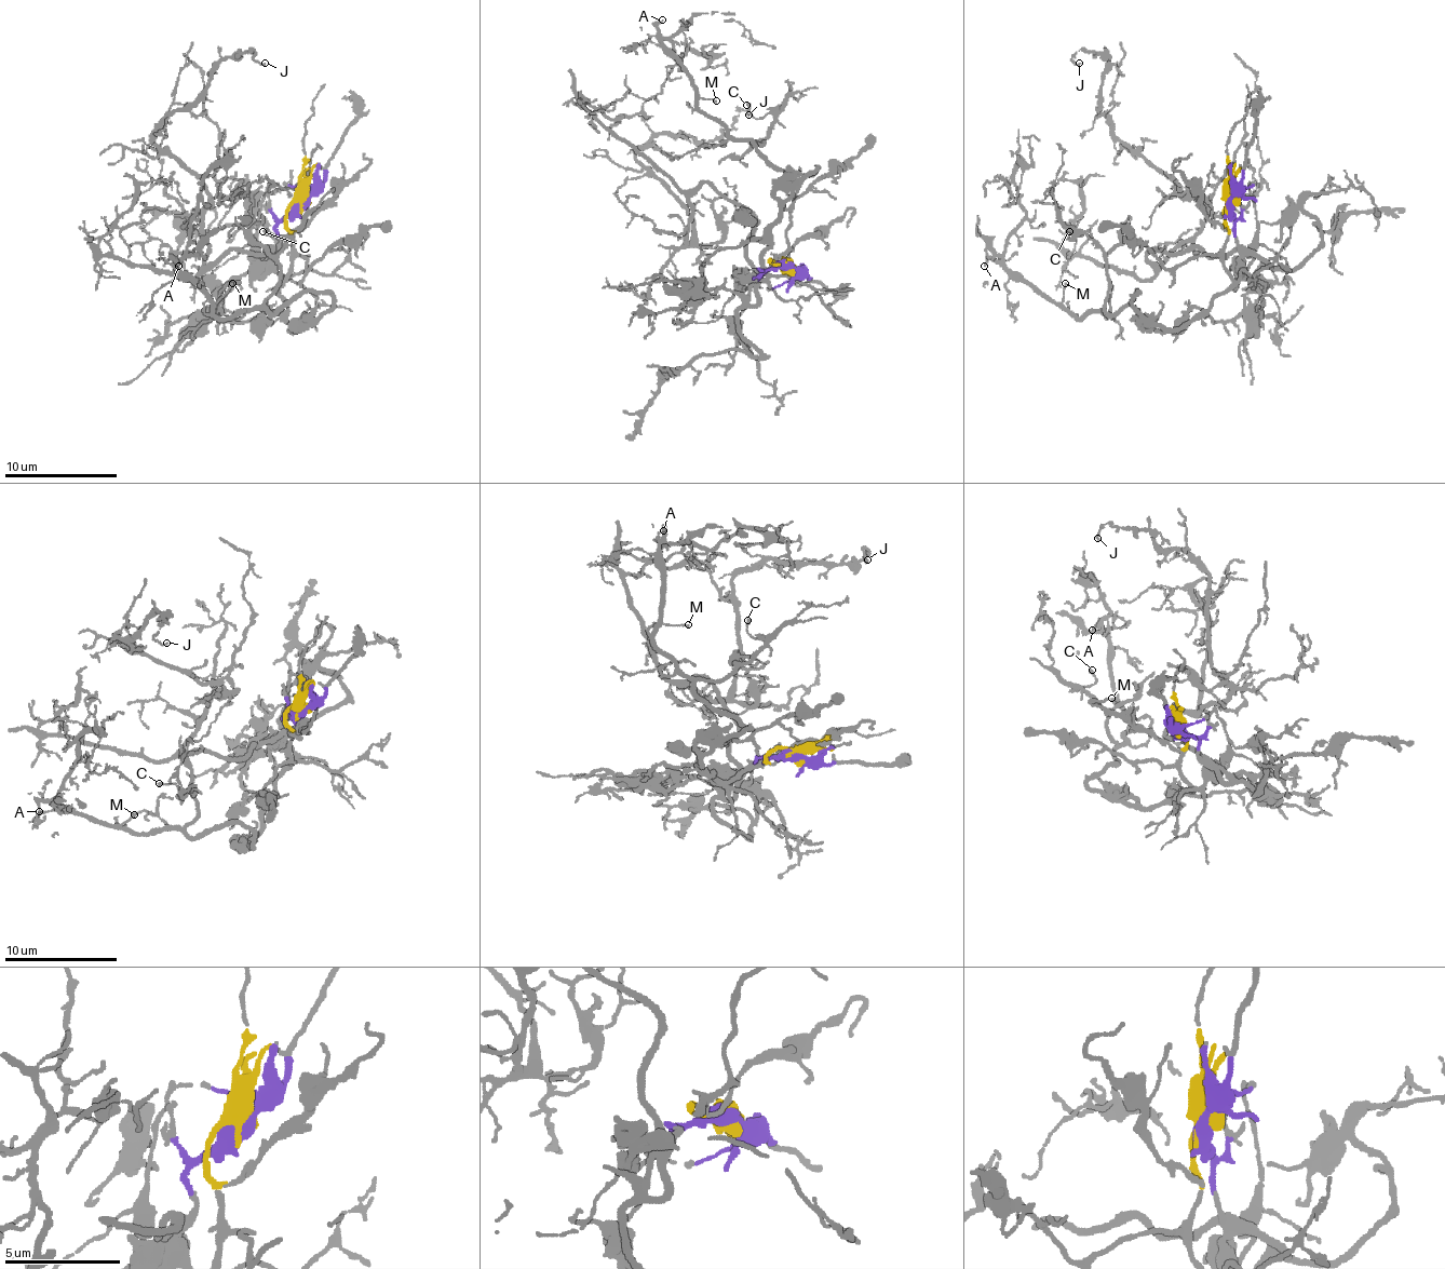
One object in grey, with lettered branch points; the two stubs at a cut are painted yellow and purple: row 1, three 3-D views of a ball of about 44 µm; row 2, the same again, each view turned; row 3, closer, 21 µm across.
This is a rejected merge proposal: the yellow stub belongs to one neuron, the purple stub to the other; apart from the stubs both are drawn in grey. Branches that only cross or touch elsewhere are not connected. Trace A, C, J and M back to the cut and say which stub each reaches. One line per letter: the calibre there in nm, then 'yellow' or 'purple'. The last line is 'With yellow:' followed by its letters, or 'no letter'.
A: 100 nm thick; yellow
C: 170 nm thick; yellow
J: 120 nm thick; purple
M: 110 nm thick; yellow
With yellow: A, C, M

